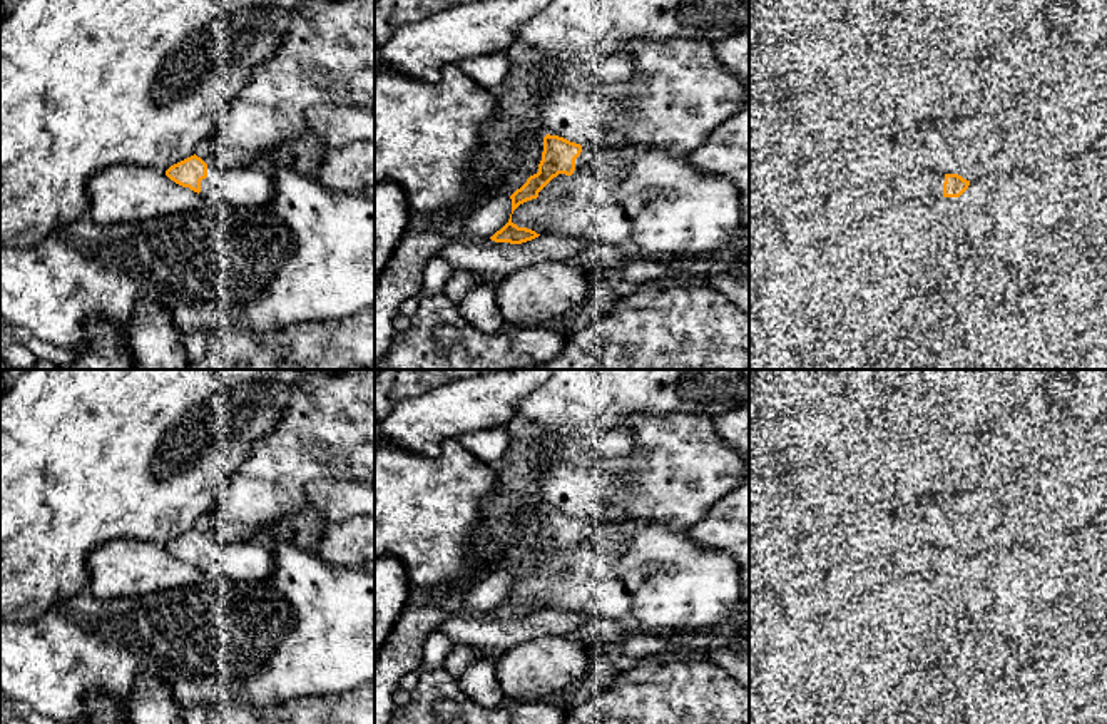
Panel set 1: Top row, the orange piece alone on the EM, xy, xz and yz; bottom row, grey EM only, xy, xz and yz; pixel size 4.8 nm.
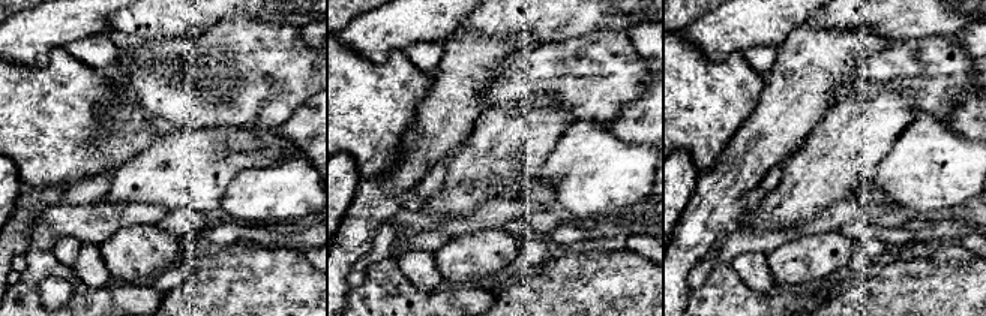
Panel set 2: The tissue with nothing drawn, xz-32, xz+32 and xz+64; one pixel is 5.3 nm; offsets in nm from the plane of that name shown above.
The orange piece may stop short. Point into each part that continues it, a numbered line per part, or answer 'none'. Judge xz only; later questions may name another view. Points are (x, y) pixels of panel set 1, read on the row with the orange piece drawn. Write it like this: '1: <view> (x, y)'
1: xz (612, 163)

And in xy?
1: xy (231, 186)

